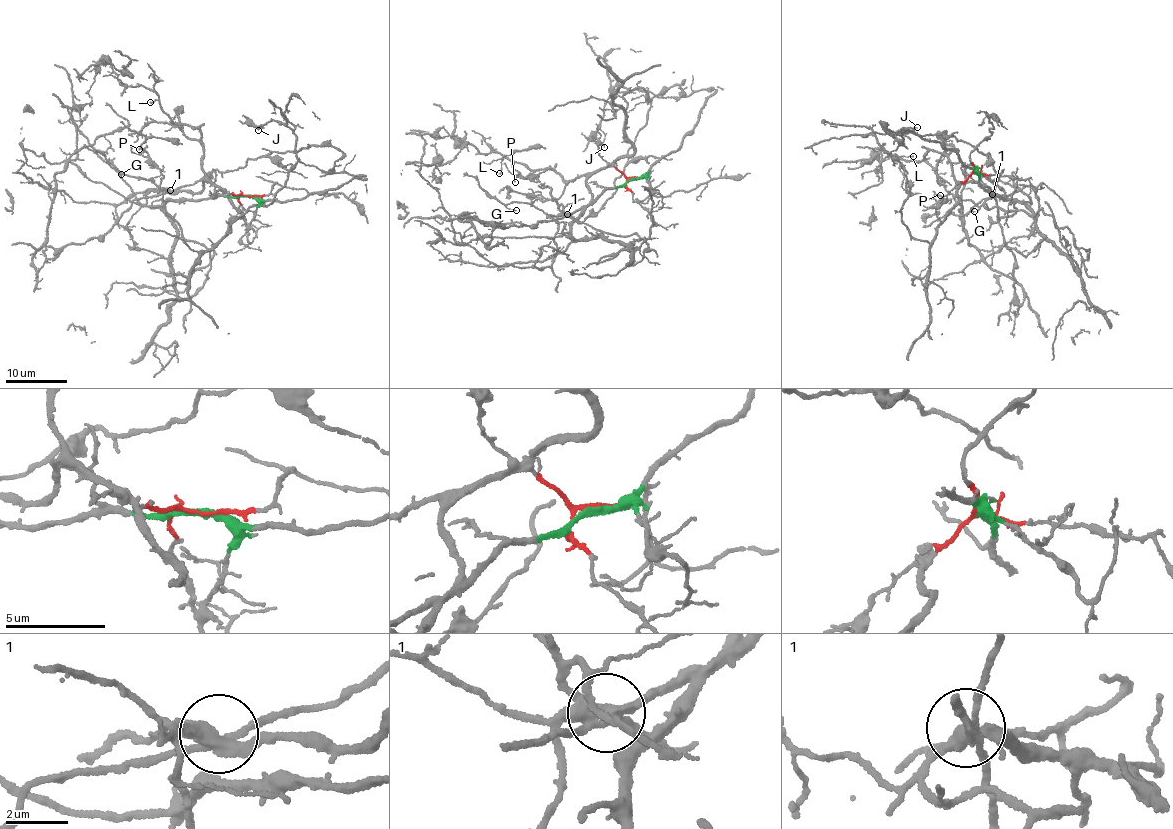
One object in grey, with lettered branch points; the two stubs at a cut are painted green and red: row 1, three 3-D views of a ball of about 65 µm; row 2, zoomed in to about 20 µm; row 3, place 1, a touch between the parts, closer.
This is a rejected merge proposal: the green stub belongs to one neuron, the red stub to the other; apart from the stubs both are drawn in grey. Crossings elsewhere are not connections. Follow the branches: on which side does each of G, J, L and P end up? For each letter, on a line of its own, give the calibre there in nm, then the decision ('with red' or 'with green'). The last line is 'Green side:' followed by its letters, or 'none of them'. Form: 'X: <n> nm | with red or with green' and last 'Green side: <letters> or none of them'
G: 110 nm | with red
J: 120 nm | with red
L: 150 nm | with red
P: 150 nm | with red
Green side: none of them

